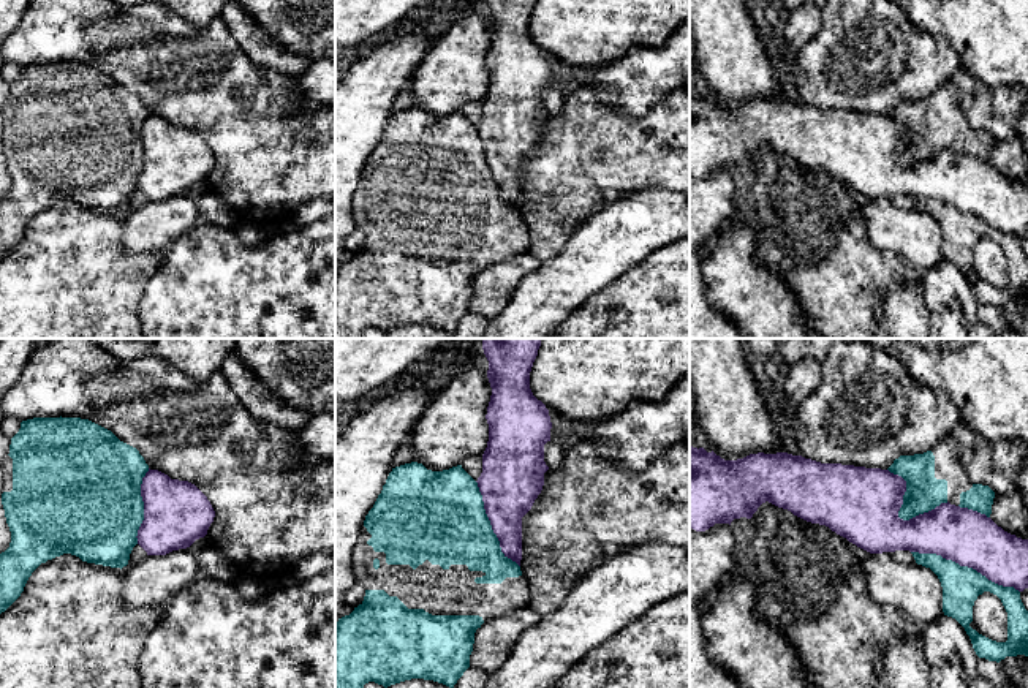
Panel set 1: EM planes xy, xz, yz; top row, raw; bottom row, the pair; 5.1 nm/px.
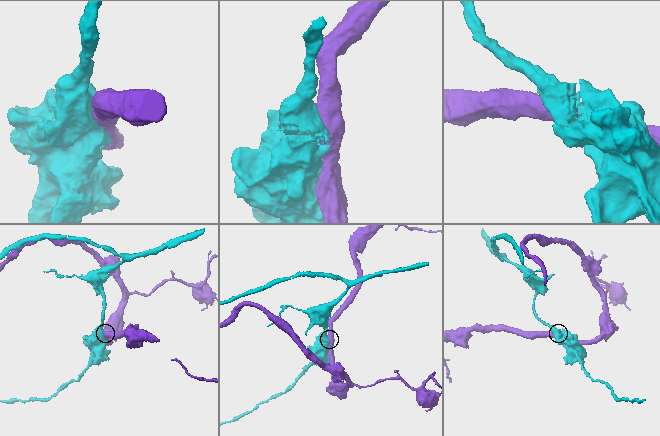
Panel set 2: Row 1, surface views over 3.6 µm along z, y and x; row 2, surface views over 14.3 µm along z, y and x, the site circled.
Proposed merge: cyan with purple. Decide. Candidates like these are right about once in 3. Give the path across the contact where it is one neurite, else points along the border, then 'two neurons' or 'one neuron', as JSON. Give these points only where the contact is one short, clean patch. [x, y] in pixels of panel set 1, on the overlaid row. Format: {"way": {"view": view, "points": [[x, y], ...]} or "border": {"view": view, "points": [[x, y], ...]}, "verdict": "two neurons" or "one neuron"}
{"verdict": "two neurons"}

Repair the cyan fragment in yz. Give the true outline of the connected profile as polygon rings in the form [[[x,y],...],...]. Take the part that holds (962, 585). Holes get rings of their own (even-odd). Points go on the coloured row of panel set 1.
[[[911,554],[917,565],[930,568],[938,576],[943,587],[943,612],[965,628],[979,658],[1000,663],[1006,656],[1028,656],[1028,611],[1020,599],[1019,590],[998,585],[976,569],[960,566],[941,555]],[[984,592],[996,595],[1007,612],[1006,642],[992,641],[969,626],[974,601]]]

